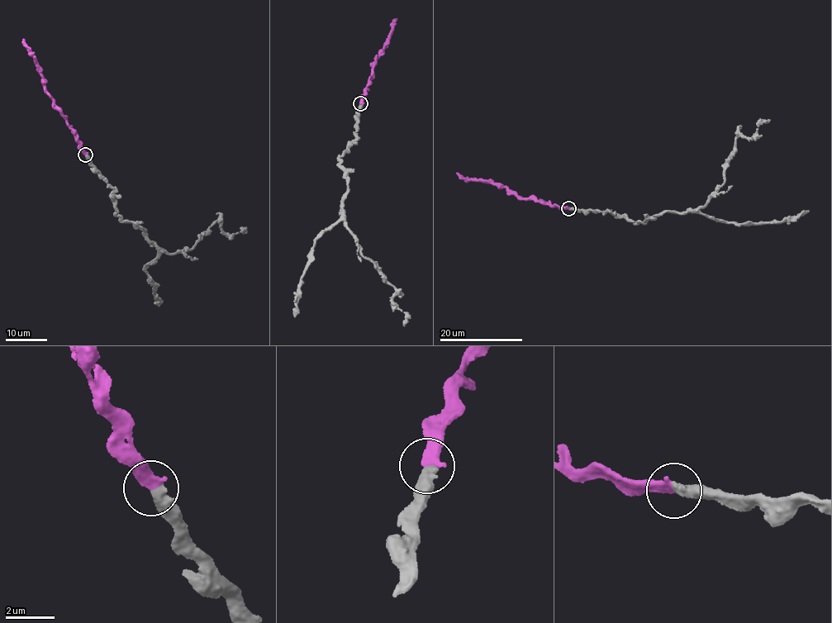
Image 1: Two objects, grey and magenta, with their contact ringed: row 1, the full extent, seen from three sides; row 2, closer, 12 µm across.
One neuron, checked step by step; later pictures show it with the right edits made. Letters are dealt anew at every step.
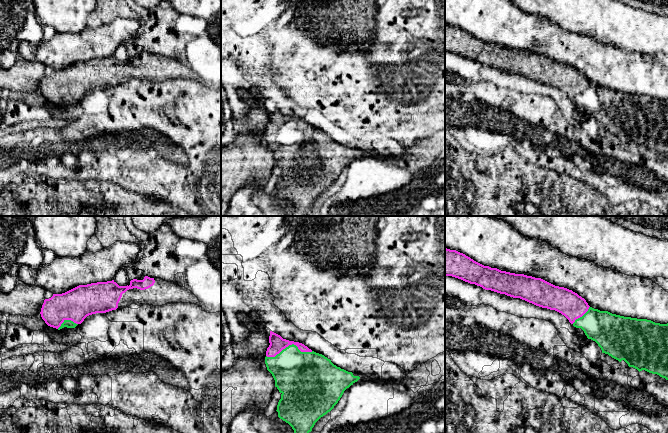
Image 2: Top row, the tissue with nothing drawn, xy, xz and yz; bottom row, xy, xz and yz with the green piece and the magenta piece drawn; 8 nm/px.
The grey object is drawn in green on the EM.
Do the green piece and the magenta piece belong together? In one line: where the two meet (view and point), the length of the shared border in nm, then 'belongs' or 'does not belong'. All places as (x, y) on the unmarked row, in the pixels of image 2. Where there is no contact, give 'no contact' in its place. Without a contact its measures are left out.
xz (289, 121) | 380 nm | belongs

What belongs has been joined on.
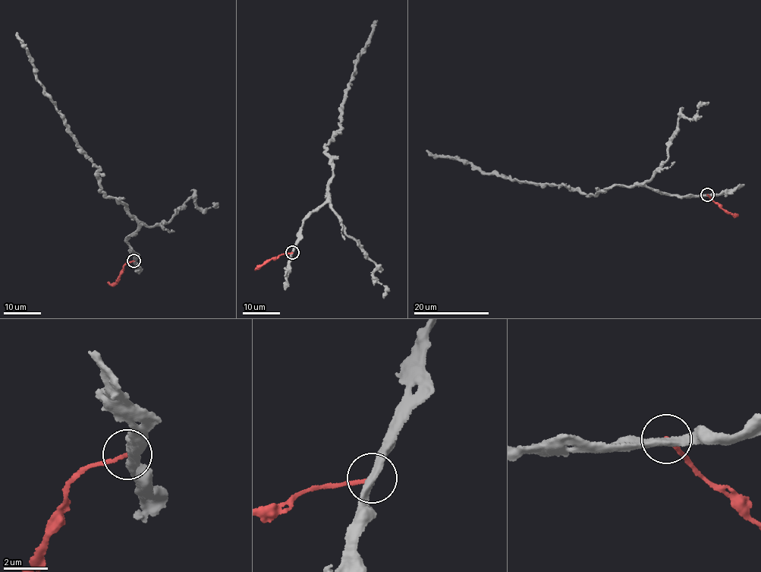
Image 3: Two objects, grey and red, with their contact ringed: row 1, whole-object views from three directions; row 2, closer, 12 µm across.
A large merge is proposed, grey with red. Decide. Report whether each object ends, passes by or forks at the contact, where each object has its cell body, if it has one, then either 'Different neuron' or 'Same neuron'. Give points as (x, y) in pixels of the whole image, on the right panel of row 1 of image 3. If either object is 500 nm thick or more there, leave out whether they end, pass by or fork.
At the ring grey passes by. At the ring red ends. Soma of grey: none. Soma of red: none. Different neuron

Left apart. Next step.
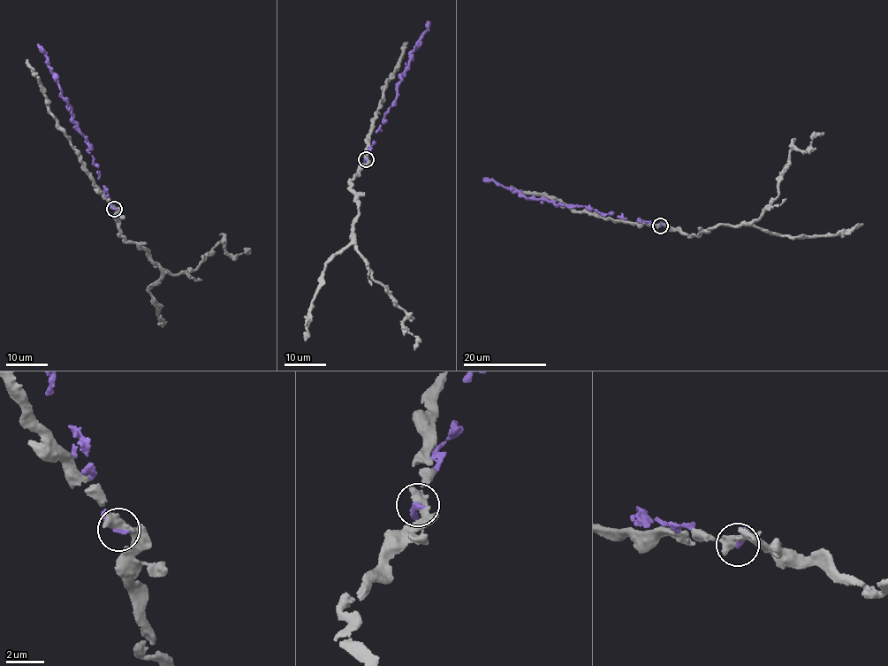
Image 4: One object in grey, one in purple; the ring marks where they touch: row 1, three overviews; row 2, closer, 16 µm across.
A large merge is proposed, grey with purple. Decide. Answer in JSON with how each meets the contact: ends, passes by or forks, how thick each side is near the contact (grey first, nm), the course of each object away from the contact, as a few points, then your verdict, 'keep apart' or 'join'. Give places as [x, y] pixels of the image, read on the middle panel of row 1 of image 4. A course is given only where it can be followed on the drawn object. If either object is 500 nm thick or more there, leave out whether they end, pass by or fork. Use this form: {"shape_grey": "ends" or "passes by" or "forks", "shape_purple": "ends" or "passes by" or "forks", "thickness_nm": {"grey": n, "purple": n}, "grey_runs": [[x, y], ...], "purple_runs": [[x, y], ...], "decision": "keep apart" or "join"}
{"thickness_nm": {"grey": 600, "purple": 300}, "grey_runs": [[366, 159], [350, 181], [358, 202], [355, 249], [371, 277], [406, 312], [403, 328], [416, 337], [413, 349]], "purple_runs": [[366, 159], [375, 132], [384, 122], [383, 118], [398, 95], [397, 86], [409, 65], [410, 55], [428, 22]], "decision": "keep apart"}

